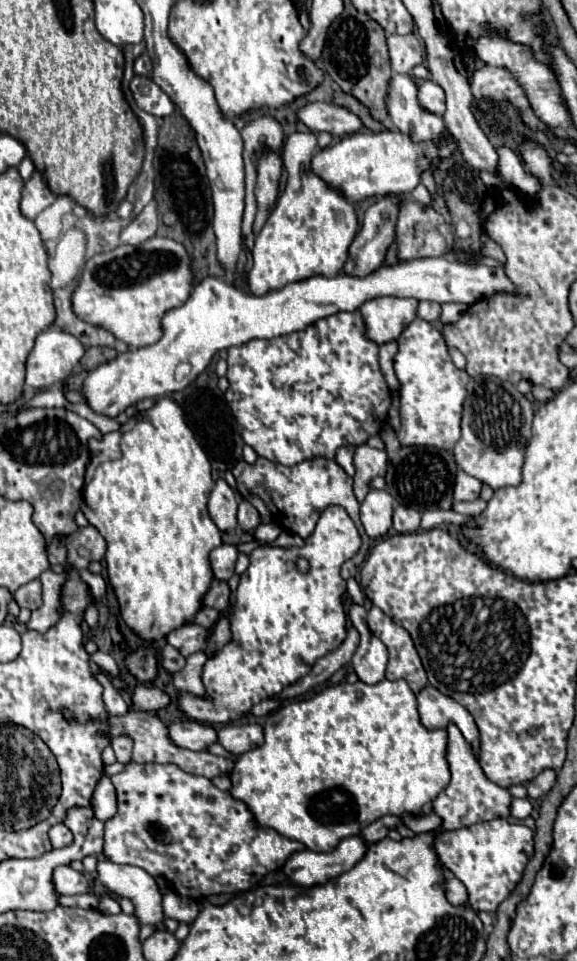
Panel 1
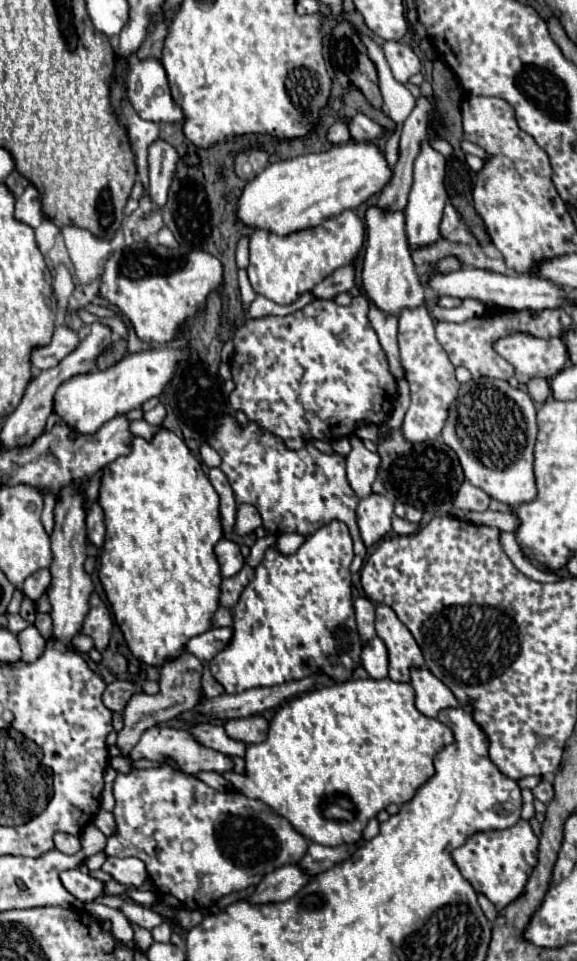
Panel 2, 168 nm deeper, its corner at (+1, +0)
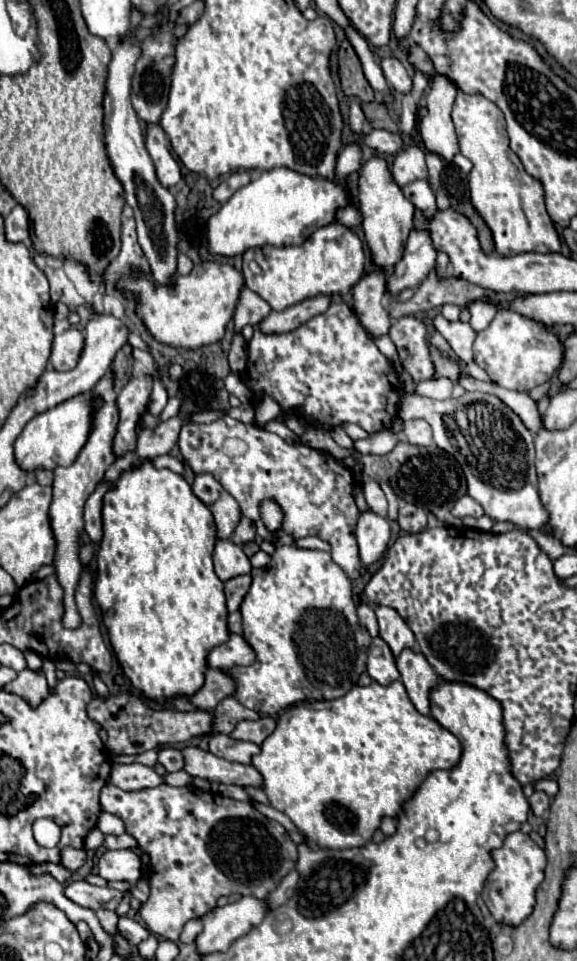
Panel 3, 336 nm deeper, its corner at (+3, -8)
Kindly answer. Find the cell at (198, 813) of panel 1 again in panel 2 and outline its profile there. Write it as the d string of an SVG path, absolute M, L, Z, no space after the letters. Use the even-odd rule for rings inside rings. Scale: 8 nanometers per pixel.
M168 764L150 770L130 770L128 774L118 774L112 790L116 800L116 832L106 840L104 854L116 858L140 858L146 864L150 880L156 884L160 898L172 908L210 908L218 898L230 892L256 886L264 878L266 866L298 864L308 850L308 840L298 834L288 820L274 814L264 802L244 798L236 790L218 792L196 776L176 770Z

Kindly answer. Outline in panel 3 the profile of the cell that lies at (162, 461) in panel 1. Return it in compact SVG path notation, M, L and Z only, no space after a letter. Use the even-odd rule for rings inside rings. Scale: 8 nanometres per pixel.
M142 462L138 468L126 470L118 478L116 488L104 496L102 516L104 516L104 538L98 548L98 578L96 578L94 598L102 610L102 622L108 630L114 654L116 654L124 674L130 678L132 686L138 688L146 698L154 700L156 704L166 704L174 698L192 698L204 686L204 674L208 670L208 662L206 662L208 652L214 646L220 646L222 642L226 642L230 636L228 626L226 626L228 610L226 610L222 580L214 574L214 566L212 566L212 550L216 544L214 518L212 518L210 510L206 510L206 506L202 506L202 502L198 502L198 498L194 498L190 484L180 474L174 474L170 470L158 470L150 462Z

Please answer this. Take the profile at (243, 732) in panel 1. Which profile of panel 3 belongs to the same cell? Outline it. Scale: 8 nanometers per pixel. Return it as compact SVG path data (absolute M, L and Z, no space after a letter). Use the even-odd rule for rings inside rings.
M266 716L266 718L258 718L256 722L238 722L234 732L230 734L232 738L238 738L238 740L248 740L248 742L254 742L254 744L262 744L272 732L274 732L274 726L276 726L276 720Z

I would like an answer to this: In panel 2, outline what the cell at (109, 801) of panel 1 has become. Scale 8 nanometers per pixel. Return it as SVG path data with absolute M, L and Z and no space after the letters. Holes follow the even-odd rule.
M100 808L98 812L96 812L96 816L94 816L94 820L92 820L106 836L110 836L110 834L114 834L114 828L116 828L116 822L114 822L114 814L112 812L108 812L108 810L104 810L104 808Z

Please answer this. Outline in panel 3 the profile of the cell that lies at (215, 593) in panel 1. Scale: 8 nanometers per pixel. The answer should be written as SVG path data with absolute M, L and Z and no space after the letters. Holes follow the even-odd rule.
M246 574L246 576L238 576L238 578L230 578L224 582L224 590L226 590L226 600L228 600L228 610L234 612L240 608L248 588L250 588L250 582L252 578Z

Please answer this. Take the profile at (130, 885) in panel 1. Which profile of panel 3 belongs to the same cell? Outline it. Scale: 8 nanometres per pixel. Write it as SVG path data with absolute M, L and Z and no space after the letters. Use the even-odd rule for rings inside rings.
M106 850L98 860L98 874L106 880L126 880L134 884L140 878L140 858L132 850Z

